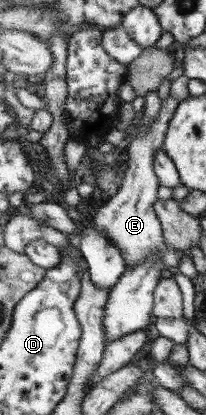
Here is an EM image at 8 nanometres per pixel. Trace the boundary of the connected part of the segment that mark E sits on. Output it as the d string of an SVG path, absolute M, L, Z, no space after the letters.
M169 94L167 100L163 102L161 110L159 110L159 116L148 127L144 127L142 131L132 131L129 134L131 143L128 147L128 169L123 178L123 186L120 187L120 191L114 197L108 198L107 203L100 207L93 219L93 223L99 230L103 230L117 246L121 246L121 252L123 252L128 266L127 269L132 269L138 263L142 263L145 258L149 258L147 255L151 252L161 256L159 260L164 263L164 270L176 268L183 259L183 253L179 250L167 249L163 229L161 229L161 221L159 221L155 210L161 184L154 171L154 162L158 152L164 149L170 121L179 104L179 98Z

